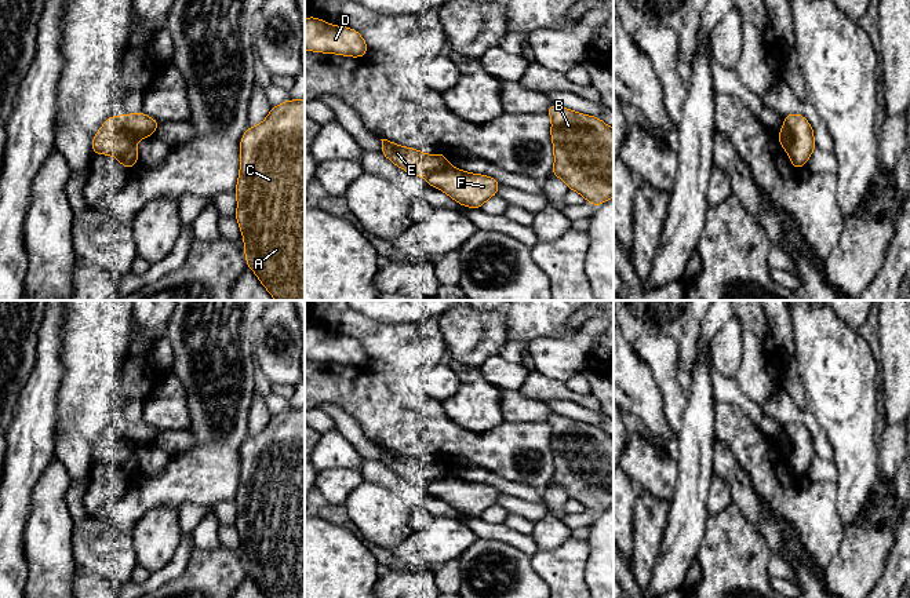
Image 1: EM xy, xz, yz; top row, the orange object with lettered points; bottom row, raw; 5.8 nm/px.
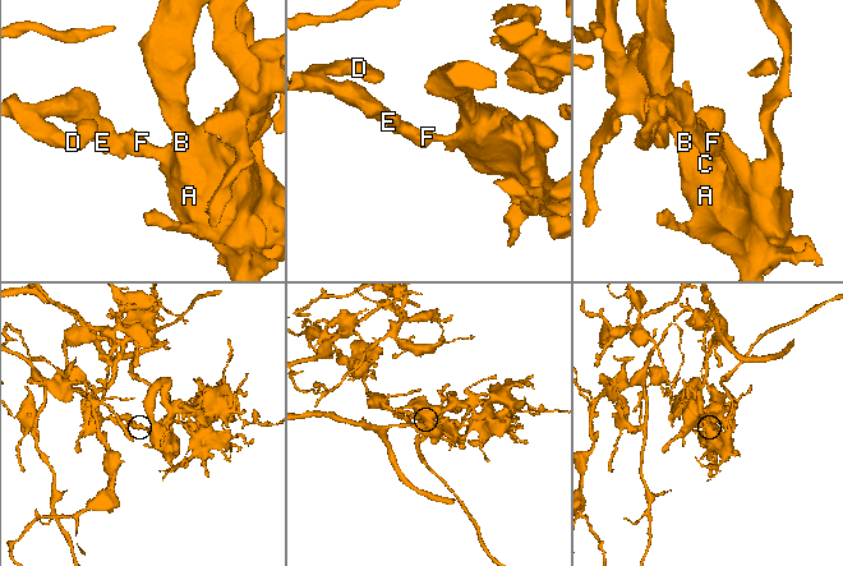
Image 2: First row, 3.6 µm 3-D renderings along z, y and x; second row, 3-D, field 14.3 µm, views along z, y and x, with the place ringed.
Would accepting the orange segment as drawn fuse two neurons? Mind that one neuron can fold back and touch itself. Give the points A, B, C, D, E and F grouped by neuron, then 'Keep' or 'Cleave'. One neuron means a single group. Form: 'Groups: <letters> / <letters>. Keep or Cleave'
Groups: A B C F / D E. Cleave

